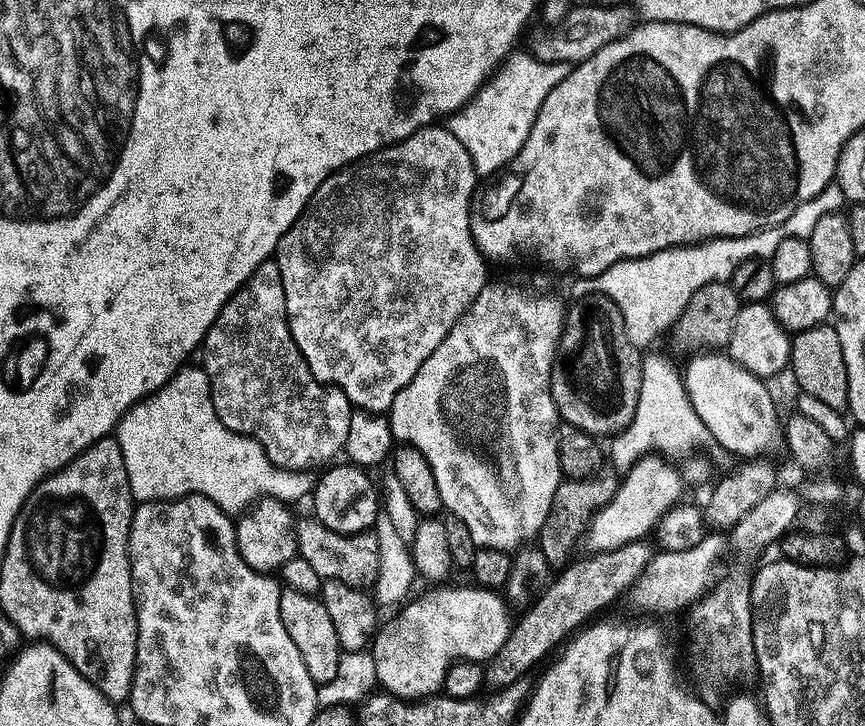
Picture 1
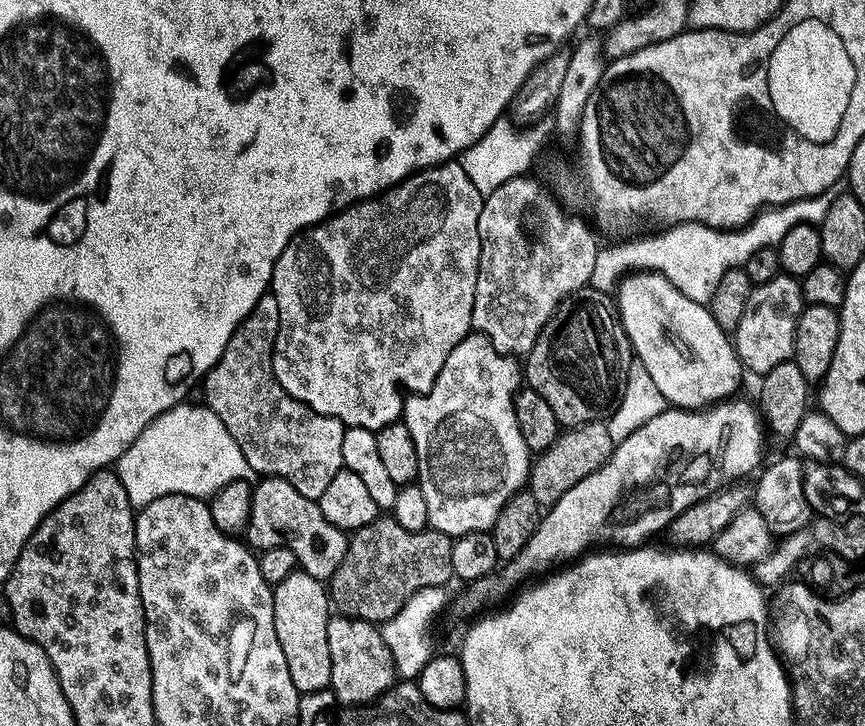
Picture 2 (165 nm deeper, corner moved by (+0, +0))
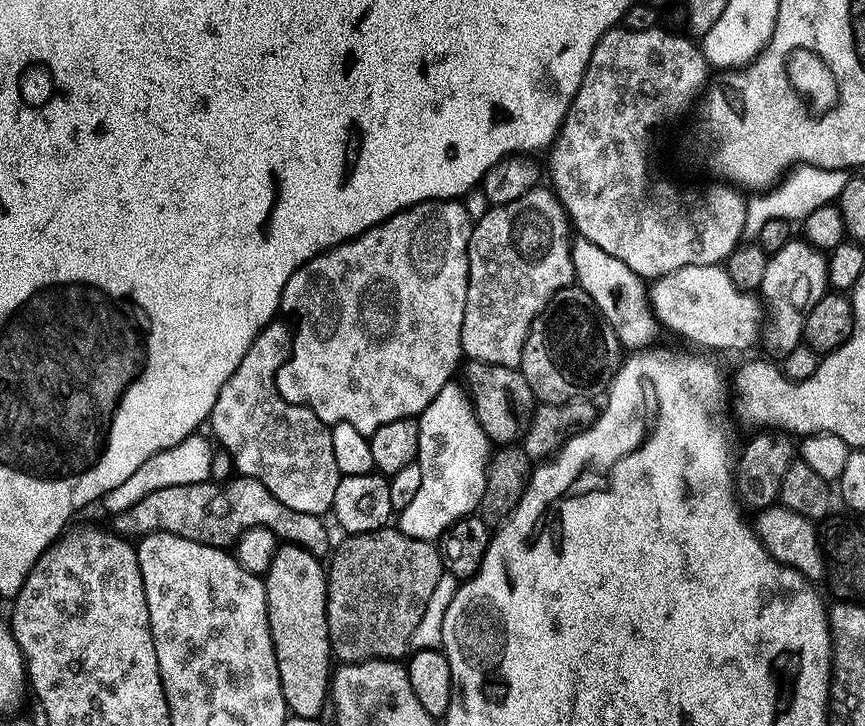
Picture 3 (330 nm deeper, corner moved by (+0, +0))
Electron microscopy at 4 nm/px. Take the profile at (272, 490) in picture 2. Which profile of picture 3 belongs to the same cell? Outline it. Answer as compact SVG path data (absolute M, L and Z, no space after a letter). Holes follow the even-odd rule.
M239 474L223 482L207 479L186 486L162 486L162 490L146 494L142 502L115 513L111 519L111 531L125 538L143 538L155 532L169 532L190 538L190 542L212 544L216 548L228 550L246 530L268 528L281 541L297 544L315 556L324 558L330 552L328 528L321 517L282 506L282 502L278 502L278 498L274 498L274 494L270 494L262 482Z

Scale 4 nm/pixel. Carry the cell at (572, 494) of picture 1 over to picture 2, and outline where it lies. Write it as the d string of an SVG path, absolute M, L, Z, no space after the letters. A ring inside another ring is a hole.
M604 420L565 427L556 441L531 461L527 491L534 494L541 509L549 509L562 498L566 490L602 467L611 458L613 447L614 441L610 438L610 430Z

